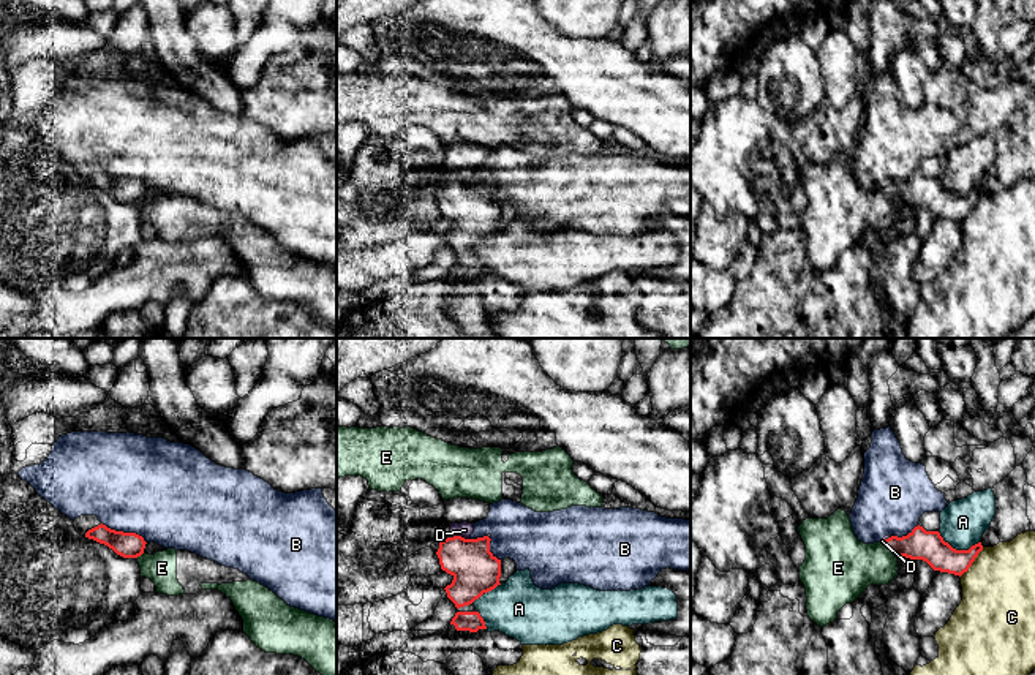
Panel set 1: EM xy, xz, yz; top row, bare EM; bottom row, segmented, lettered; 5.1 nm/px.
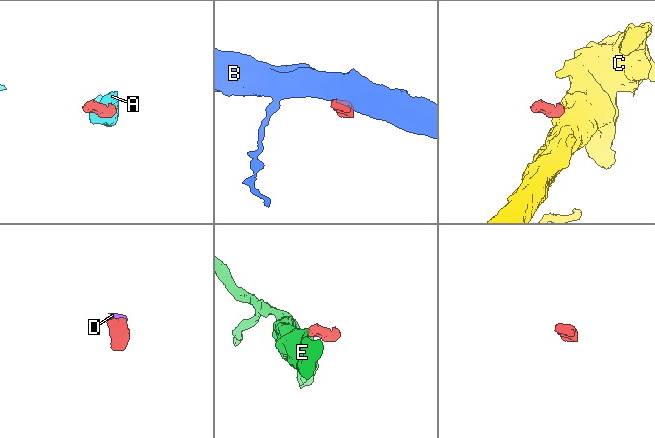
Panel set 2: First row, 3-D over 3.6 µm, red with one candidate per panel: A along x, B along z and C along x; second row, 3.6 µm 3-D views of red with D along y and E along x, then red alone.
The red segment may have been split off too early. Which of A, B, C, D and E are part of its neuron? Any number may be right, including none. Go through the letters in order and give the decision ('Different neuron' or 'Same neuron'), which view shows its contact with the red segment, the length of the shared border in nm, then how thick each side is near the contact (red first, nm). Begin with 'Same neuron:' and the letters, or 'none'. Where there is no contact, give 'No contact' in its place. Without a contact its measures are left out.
Same neuron: D
A: Different neuron. Touches red in yz. Shared border 220 nm. Thickness 160 nm (red) against 240 nm
B: Different neuron. Touches red in xz. Shared border 200 nm. Thickness 240 nm (red) against 300 nm
C: Different neuron. Touches red in yz. Shared border 200 nm. Thickness 160 nm (red) against 360 nm
D: Same neuron. Touches red in xz. Shared border 100 nm. Thickness 240 nm (red) against 80 nm
E: Different neuron. Touches red in yz. Shared border 100 nm. Thickness 160 nm (red) against 300 nm

